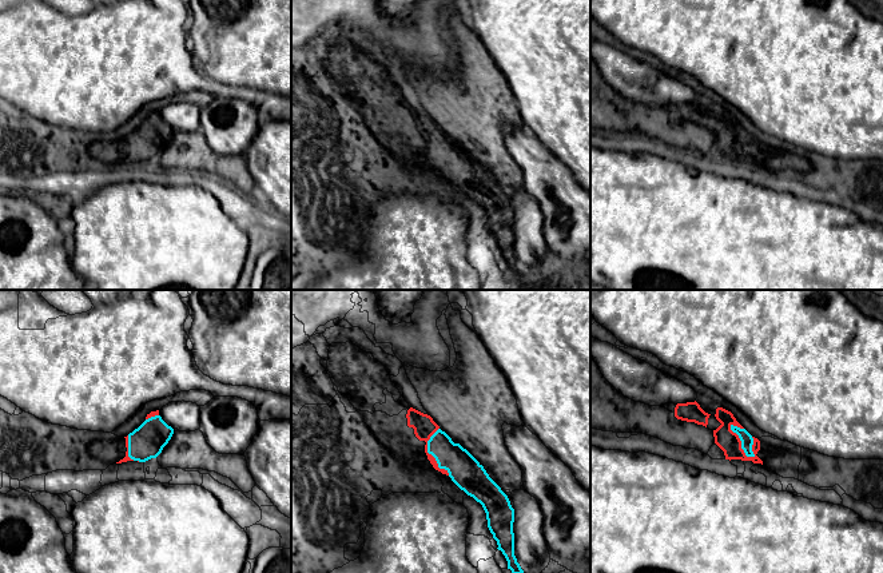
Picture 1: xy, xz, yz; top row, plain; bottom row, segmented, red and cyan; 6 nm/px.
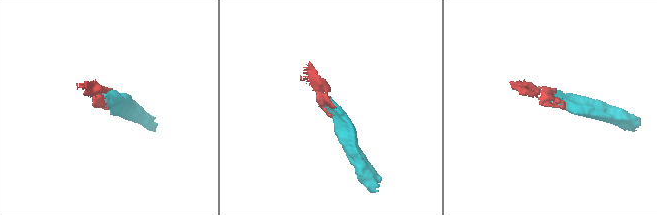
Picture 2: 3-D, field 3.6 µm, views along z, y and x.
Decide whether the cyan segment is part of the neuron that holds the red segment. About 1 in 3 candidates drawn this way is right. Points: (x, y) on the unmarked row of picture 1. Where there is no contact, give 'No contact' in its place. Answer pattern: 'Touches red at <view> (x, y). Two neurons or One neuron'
Touches red at yz (740, 144). One neuron

